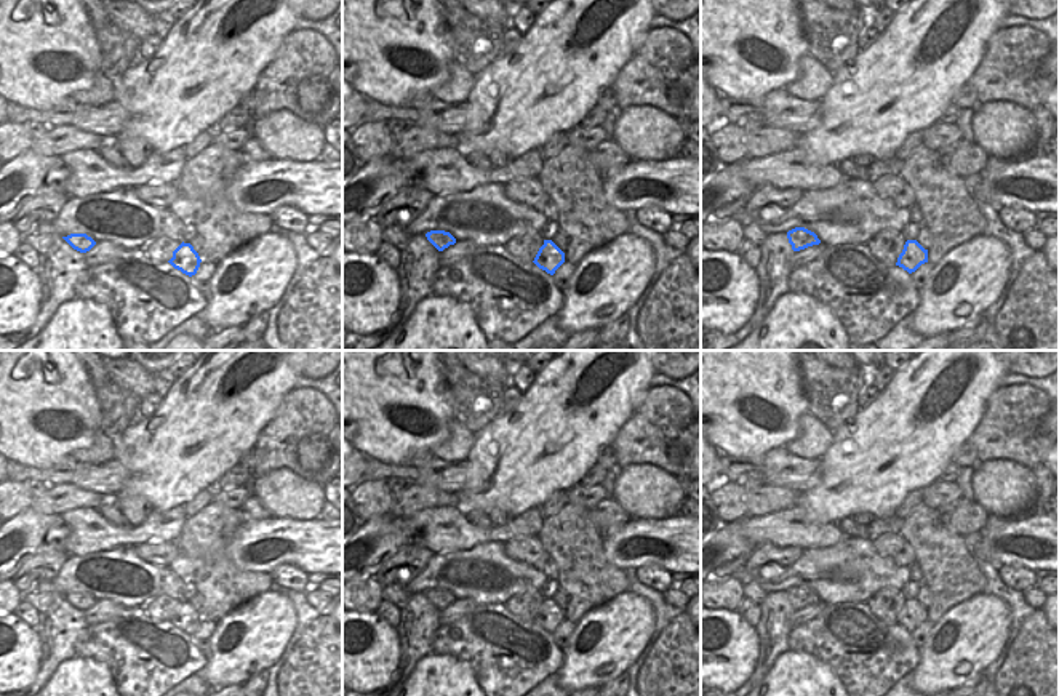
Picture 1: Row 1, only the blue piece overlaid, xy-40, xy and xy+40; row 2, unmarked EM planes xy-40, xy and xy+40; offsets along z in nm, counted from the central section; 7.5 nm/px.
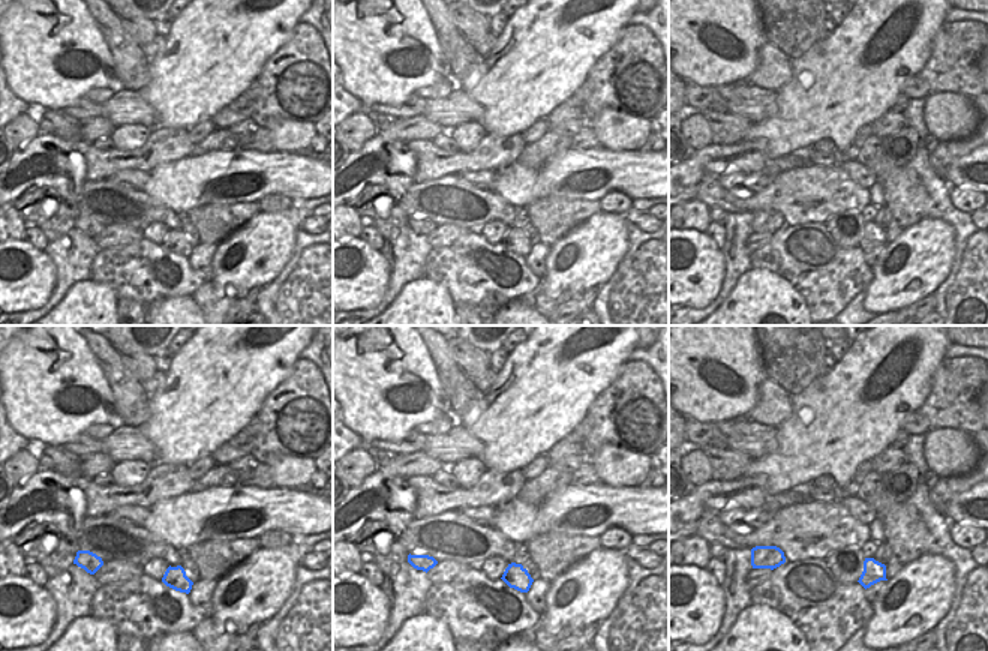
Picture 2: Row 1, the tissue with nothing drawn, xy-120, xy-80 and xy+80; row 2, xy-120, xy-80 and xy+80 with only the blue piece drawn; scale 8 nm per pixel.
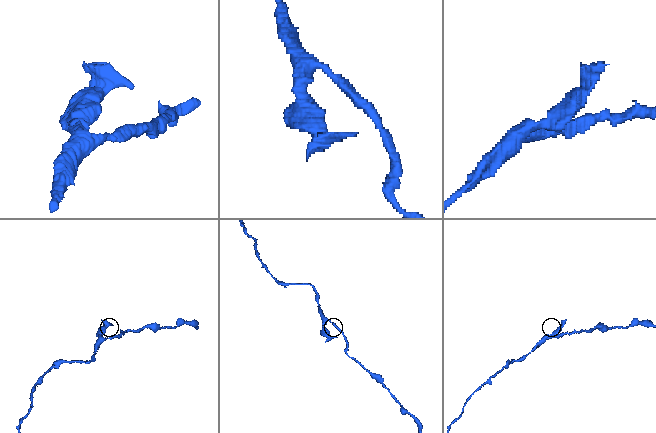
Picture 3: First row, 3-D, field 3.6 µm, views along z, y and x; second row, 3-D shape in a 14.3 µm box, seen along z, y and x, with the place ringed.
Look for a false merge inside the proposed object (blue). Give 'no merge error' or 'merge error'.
merge error

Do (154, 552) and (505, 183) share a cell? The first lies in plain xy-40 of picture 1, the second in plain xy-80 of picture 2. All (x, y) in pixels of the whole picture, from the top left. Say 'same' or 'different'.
different

